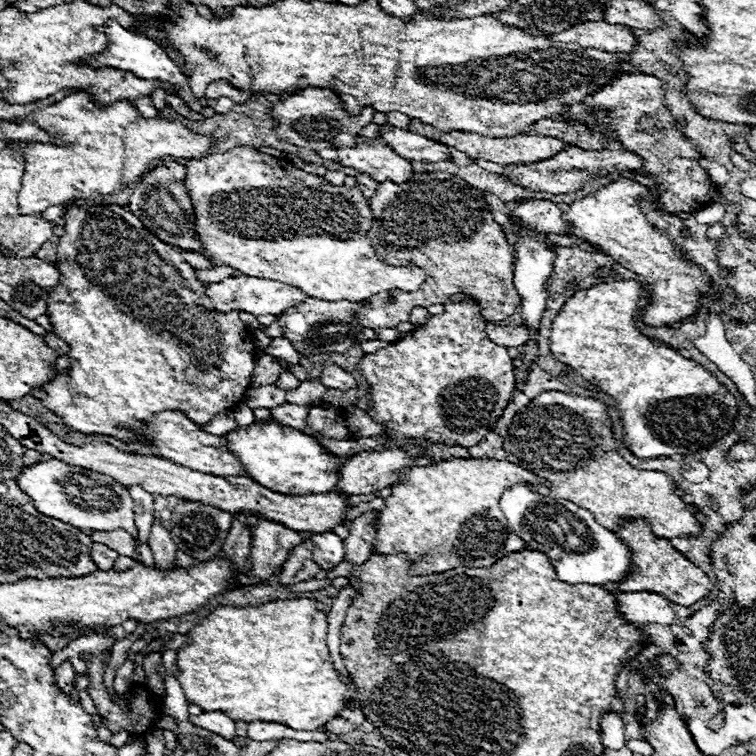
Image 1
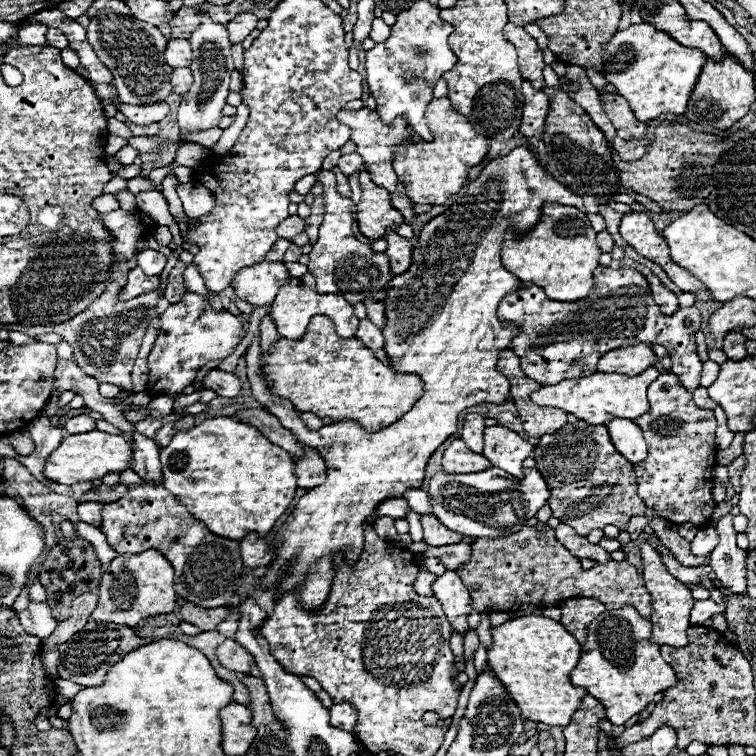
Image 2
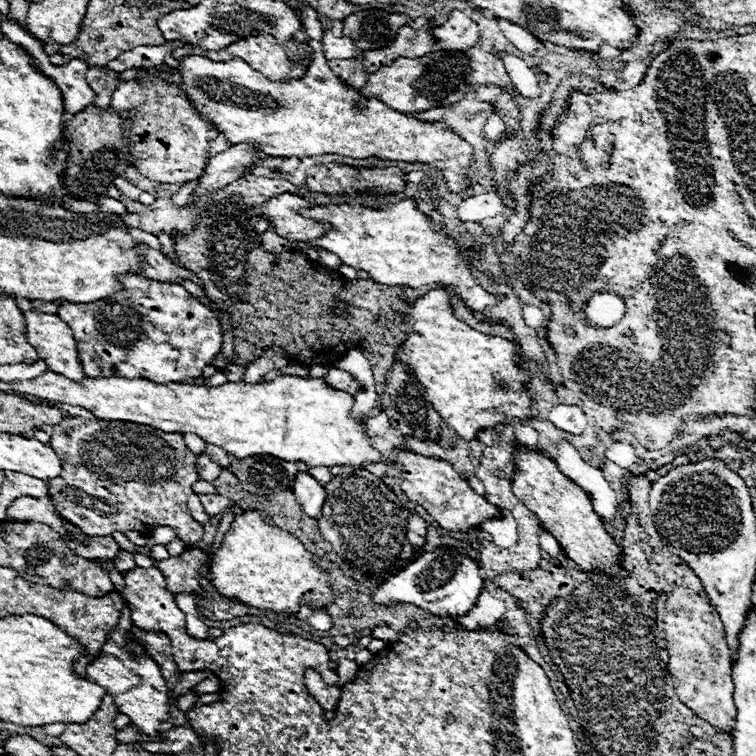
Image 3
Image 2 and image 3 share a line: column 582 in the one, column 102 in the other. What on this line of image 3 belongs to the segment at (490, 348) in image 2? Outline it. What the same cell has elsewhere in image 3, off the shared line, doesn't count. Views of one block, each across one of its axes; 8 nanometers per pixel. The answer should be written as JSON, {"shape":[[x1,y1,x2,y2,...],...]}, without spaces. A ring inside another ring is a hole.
{"shape":[[104,198,102,204,100,204,100,210,108,212,108,214,118,214,118,216,126,216,128,214,126,206,122,202,114,200,114,198]]}

